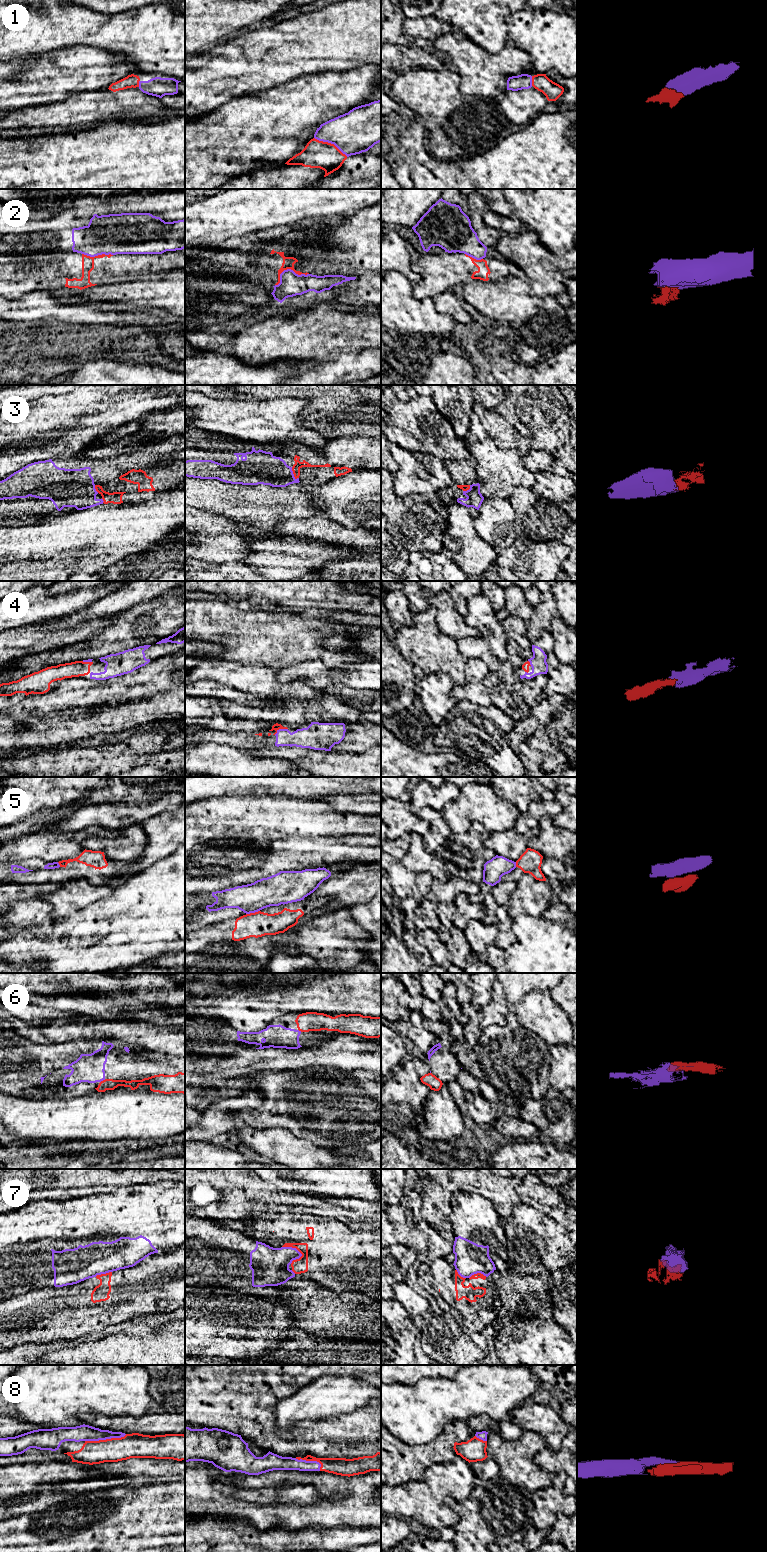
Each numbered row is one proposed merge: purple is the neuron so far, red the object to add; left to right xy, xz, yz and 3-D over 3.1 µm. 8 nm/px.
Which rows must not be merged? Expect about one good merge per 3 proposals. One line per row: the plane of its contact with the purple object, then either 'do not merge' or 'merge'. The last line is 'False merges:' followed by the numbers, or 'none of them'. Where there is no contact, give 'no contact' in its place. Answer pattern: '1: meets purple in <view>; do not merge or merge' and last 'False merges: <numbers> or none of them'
1: meets purple in xz; merge
2: meets purple in xz; do not merge
3: meets purple in xz; merge
4: meets purple in xz; merge
5: meets purple in xz; do not merge
6: meets purple in xy; merge
7: meets purple in xz; do not merge
8: meets purple in xy; merge
False merges: 2, 5, 7

